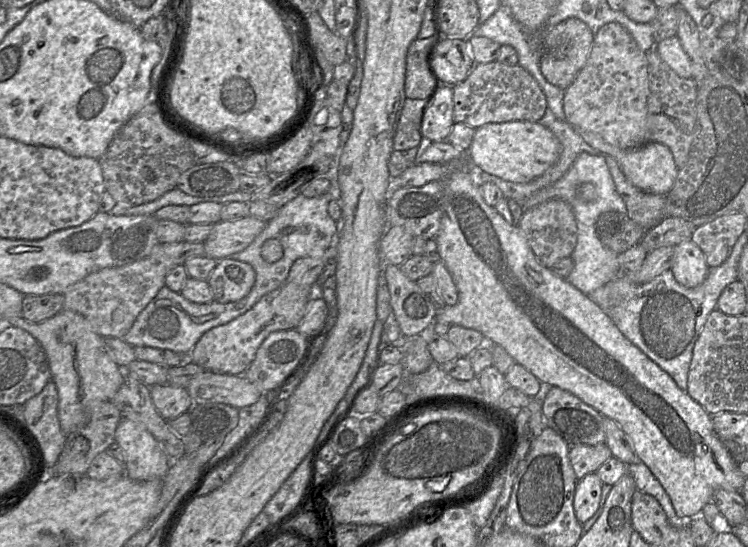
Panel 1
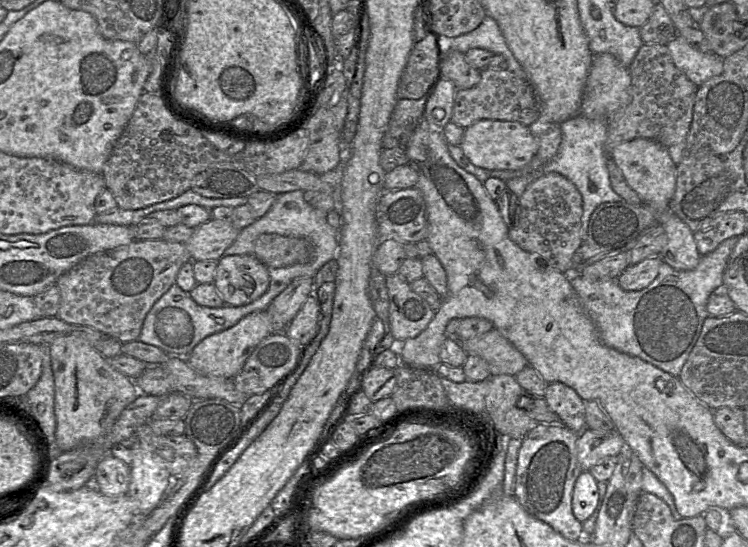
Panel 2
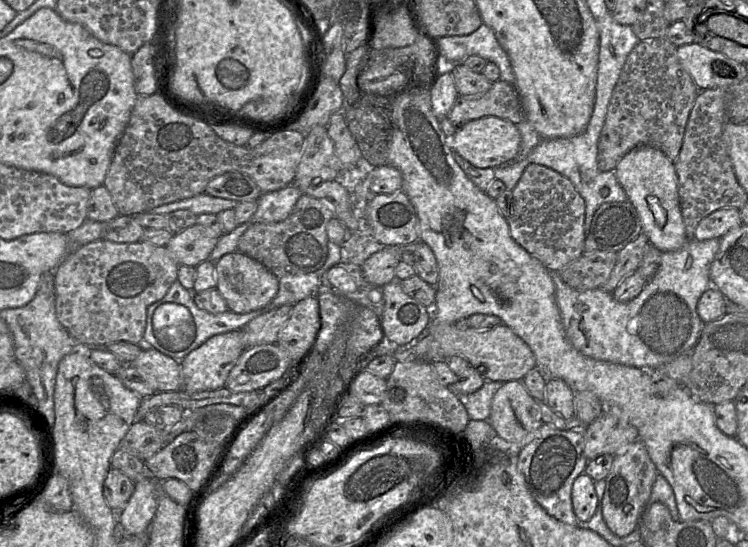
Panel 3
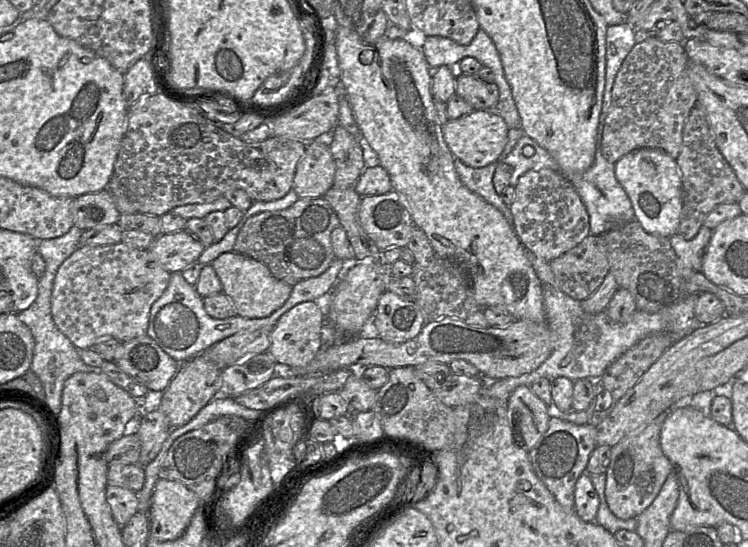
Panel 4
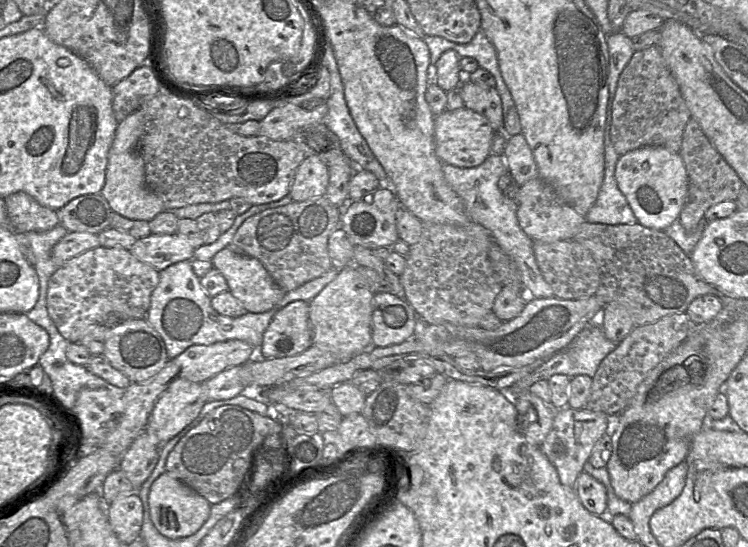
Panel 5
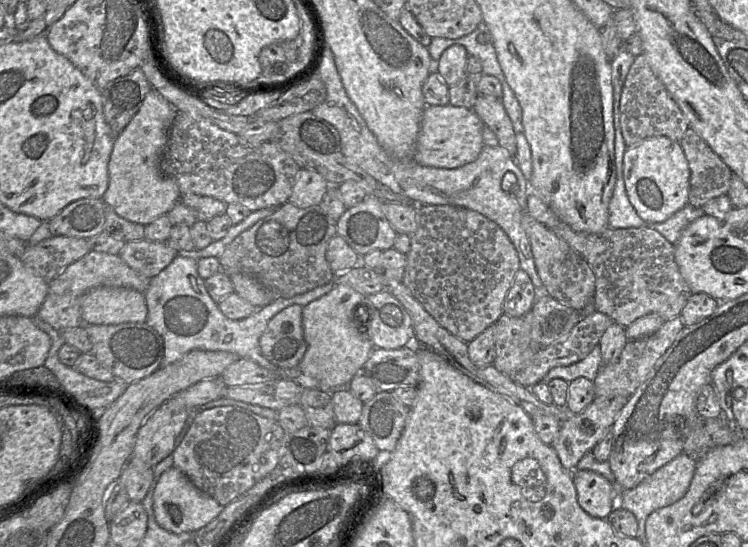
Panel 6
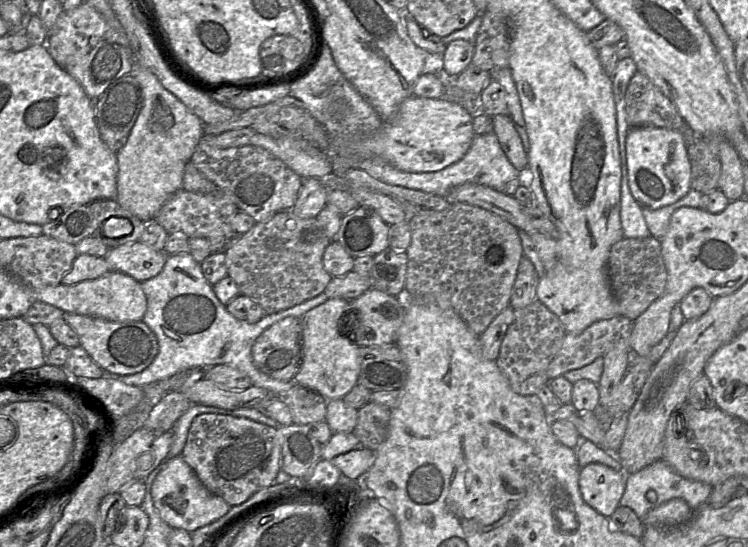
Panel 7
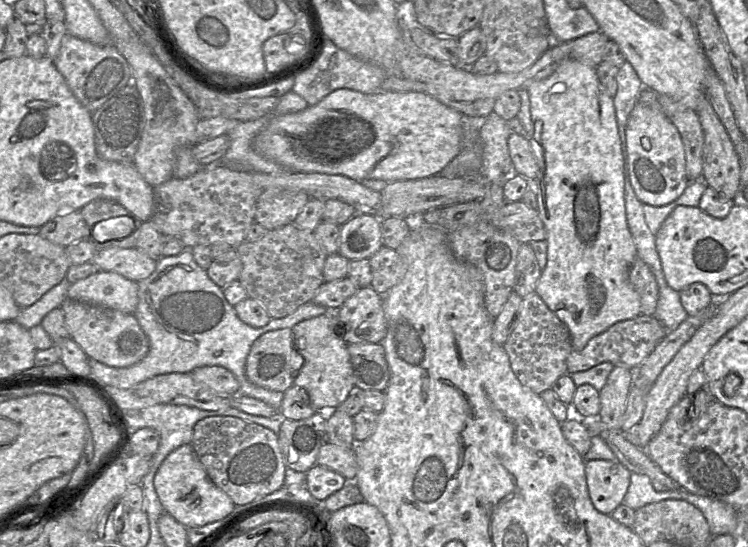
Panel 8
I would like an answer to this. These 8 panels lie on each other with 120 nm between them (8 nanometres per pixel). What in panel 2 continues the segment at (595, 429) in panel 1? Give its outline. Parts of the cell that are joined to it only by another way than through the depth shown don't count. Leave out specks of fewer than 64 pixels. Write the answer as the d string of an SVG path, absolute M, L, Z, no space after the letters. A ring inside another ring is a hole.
M561 382L548 383L543 398L572 432L580 434L586 428L585 402L574 389Z

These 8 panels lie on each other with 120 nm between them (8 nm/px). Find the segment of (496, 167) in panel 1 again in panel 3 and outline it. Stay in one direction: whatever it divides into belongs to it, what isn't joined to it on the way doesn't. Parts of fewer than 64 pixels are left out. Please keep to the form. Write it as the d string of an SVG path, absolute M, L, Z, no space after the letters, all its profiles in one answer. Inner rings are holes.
M484 116L470 120L460 127L452 137L449 137L450 147L472 165L478 168L498 167L512 164L518 155L521 145L521 135L517 126L510 120L496 116Z

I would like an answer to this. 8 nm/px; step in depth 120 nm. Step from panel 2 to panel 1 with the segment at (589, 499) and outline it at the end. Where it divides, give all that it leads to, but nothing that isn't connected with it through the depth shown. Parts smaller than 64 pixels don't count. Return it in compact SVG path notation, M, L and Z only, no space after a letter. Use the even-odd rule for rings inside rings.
M596 472L589 473L577 481L573 507L581 524L592 517L598 509L601 493L602 482Z

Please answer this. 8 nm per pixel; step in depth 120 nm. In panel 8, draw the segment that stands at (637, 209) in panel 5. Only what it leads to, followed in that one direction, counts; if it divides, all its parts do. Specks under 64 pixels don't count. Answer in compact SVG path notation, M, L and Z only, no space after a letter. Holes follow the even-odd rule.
M635 104L626 125L626 151L630 183L643 204L665 206L679 198L690 183L681 135L662 110Z

